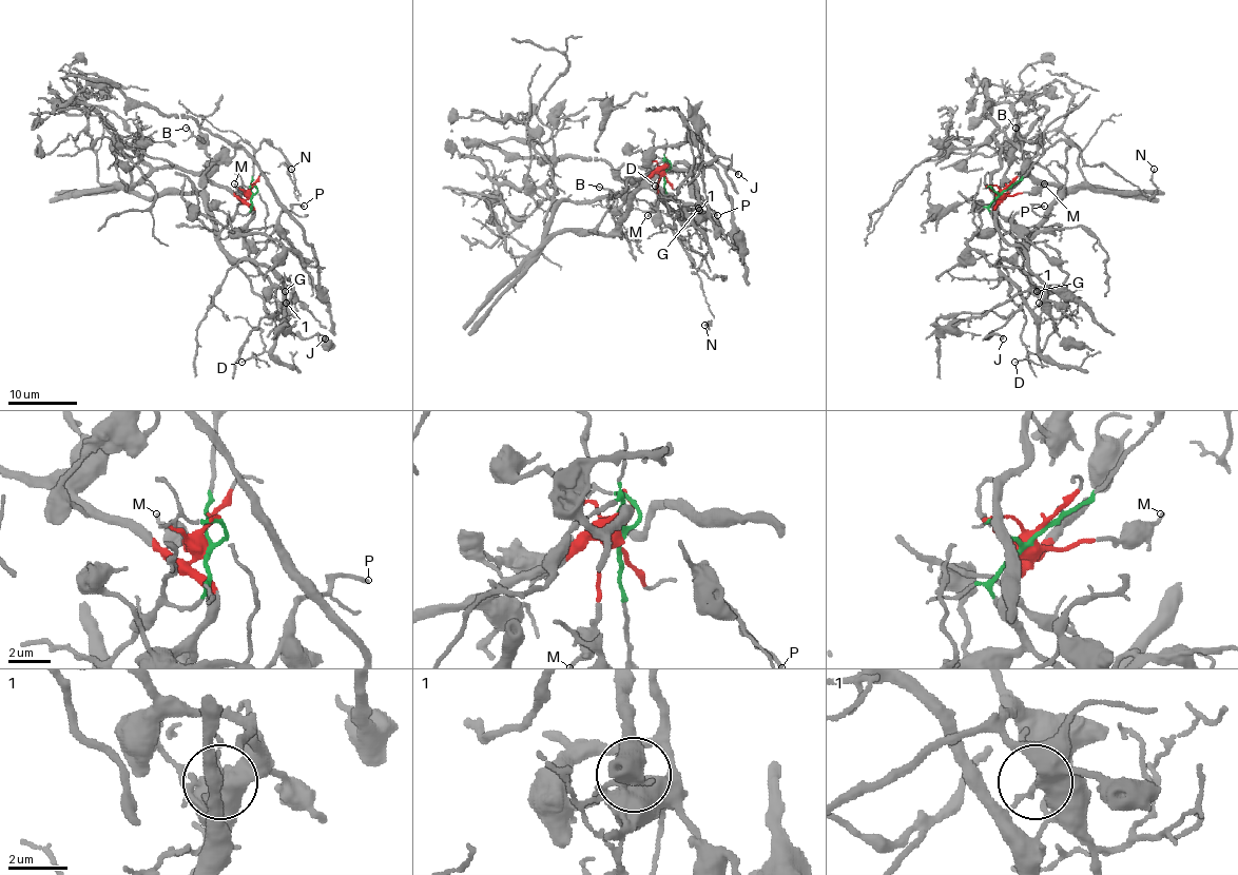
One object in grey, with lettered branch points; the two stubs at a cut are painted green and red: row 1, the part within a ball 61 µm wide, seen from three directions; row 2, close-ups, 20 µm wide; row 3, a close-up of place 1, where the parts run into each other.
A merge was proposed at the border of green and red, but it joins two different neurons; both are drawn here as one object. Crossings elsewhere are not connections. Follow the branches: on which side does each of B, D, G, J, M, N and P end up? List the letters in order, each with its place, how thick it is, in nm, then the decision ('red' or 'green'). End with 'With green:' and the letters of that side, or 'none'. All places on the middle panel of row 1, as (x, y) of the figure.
B: (599, 187) | 120 nm | red
D: (655, 186) | 100 nm | green
G: (698, 208) | 150 nm | green
J: (738, 174) | 170 nm | green
M: (647, 215) | 160 nm | red
N: (704, 325) | 140 nm | green
P: (717, 215) | 180 nm | green
With green: D, G, J, N, P

